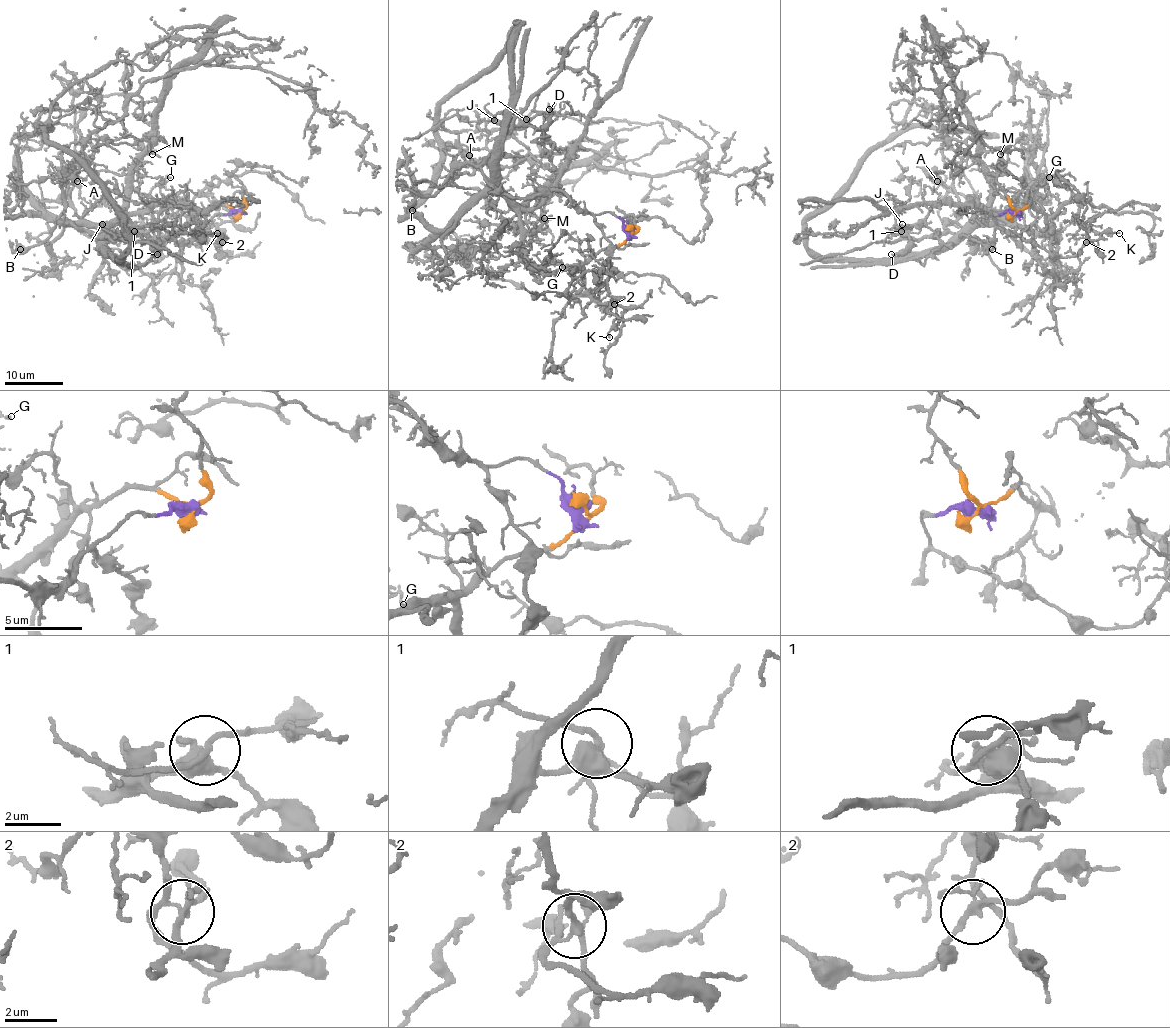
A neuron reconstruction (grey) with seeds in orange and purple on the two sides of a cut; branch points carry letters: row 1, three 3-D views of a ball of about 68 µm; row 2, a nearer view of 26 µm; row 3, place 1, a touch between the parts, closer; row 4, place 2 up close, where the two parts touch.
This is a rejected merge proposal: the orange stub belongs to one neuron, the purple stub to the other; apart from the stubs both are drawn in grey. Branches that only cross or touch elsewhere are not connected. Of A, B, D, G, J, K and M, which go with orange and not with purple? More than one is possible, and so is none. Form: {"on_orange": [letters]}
{"on_orange": ["G", "J", "M"]}

